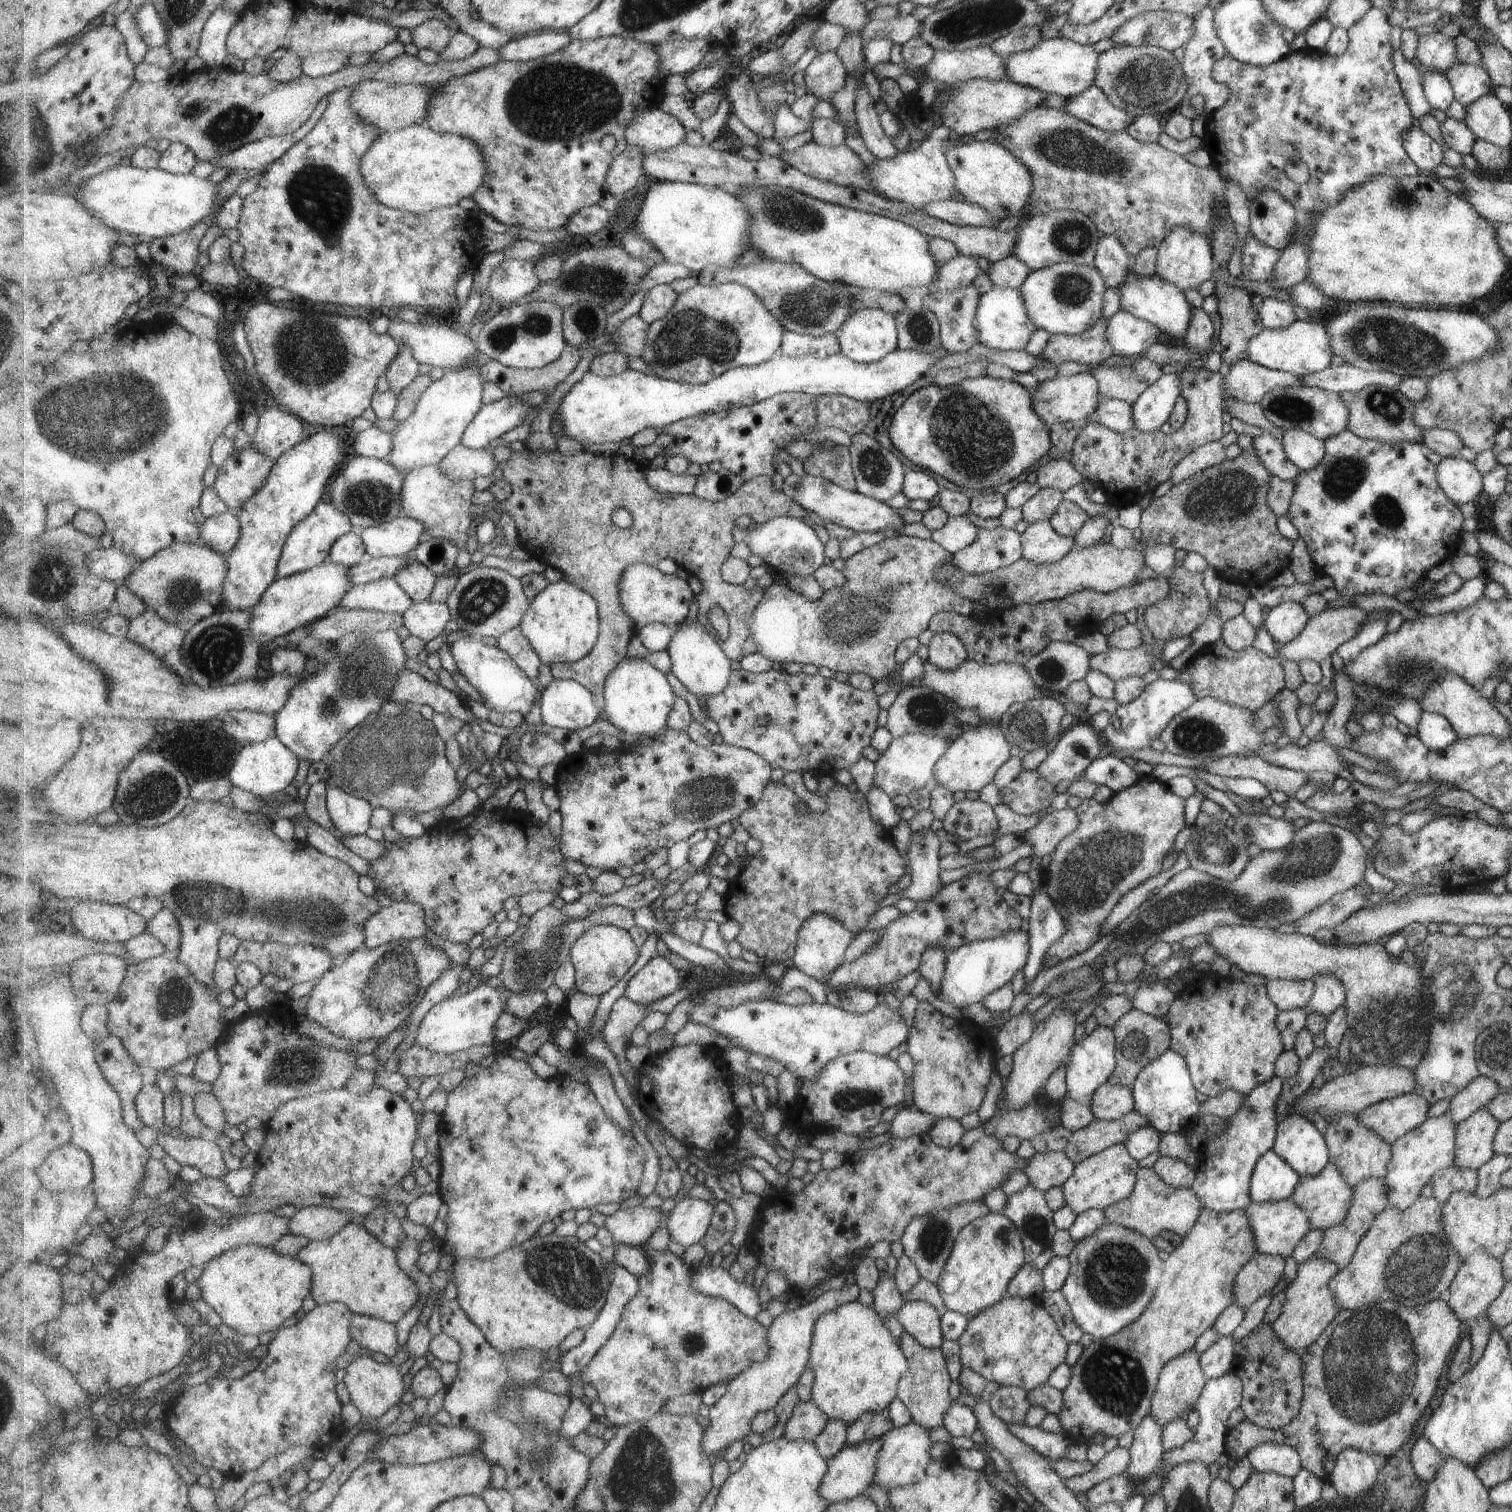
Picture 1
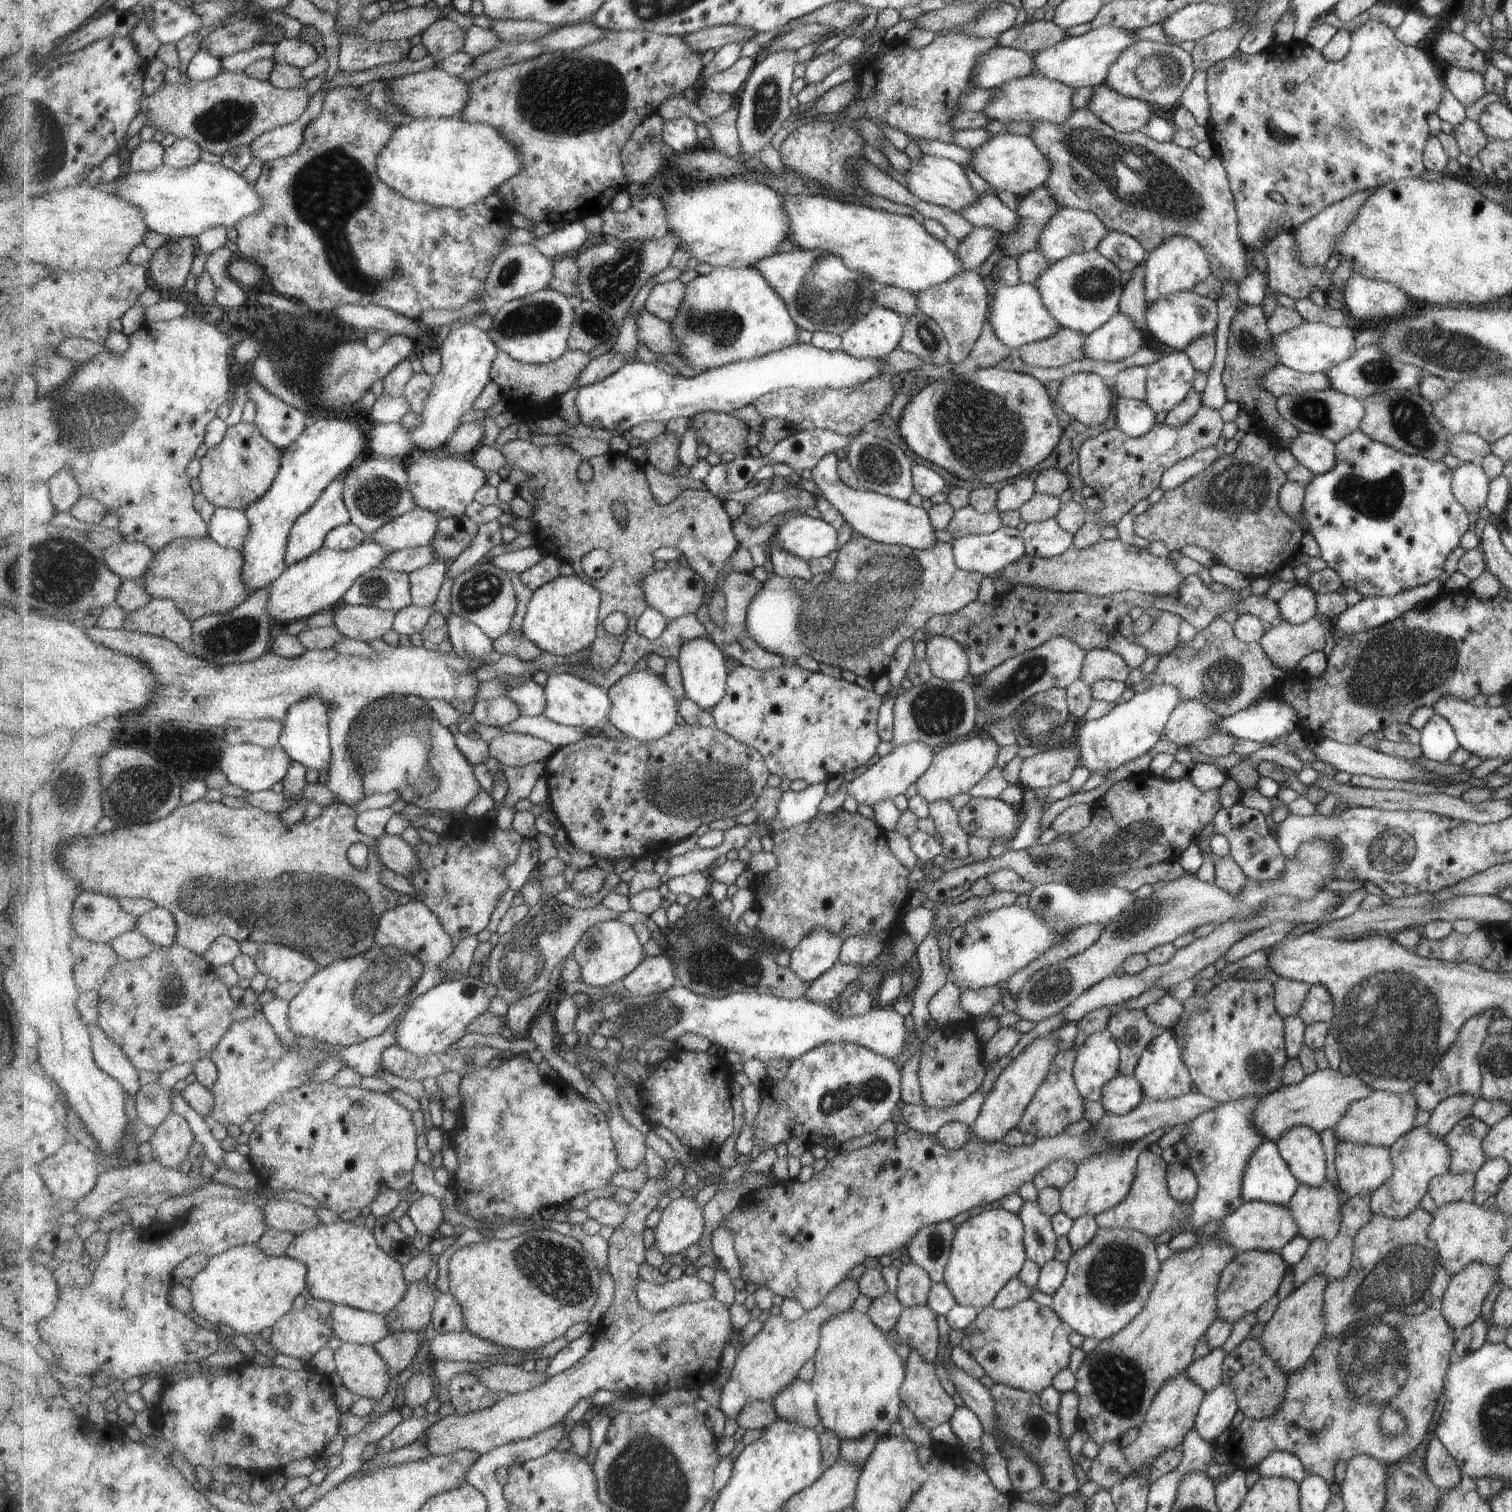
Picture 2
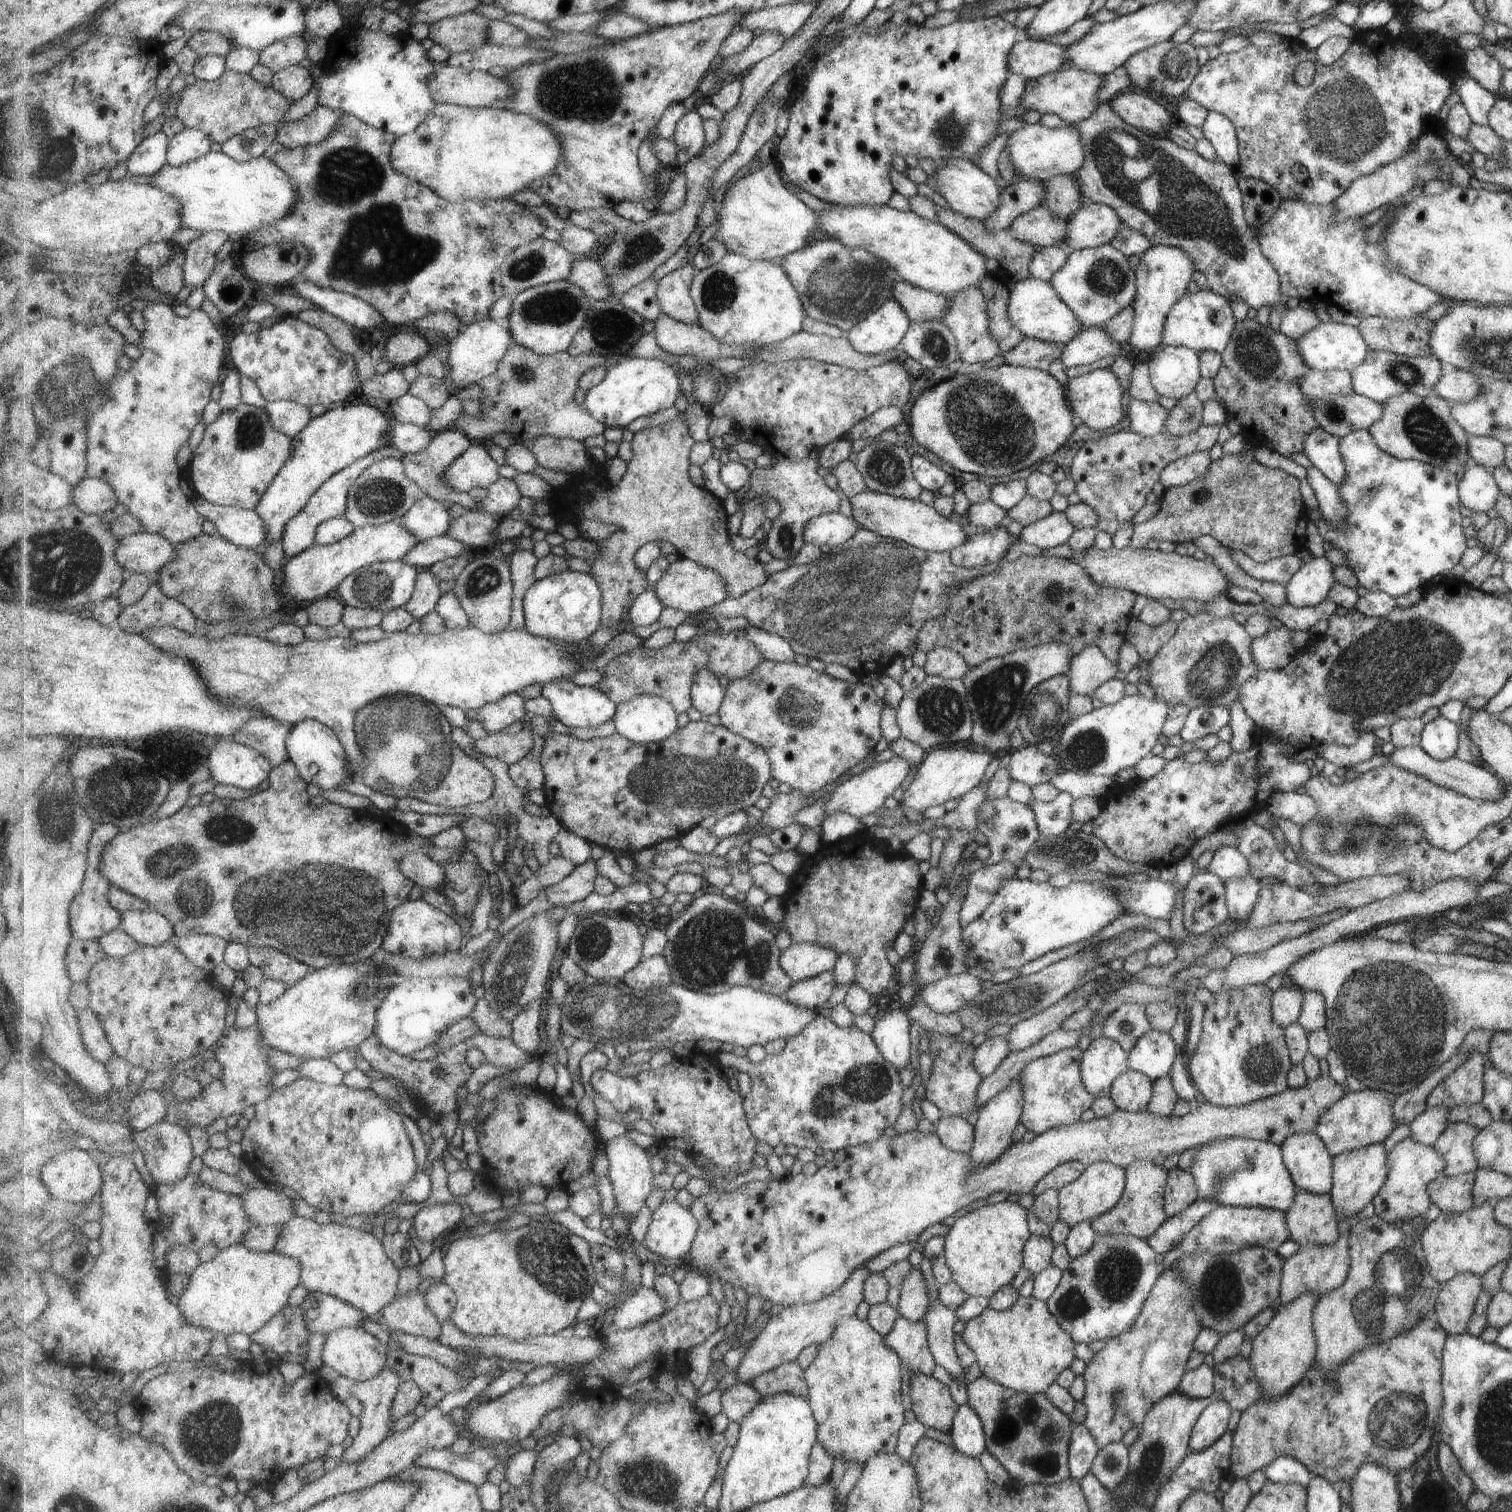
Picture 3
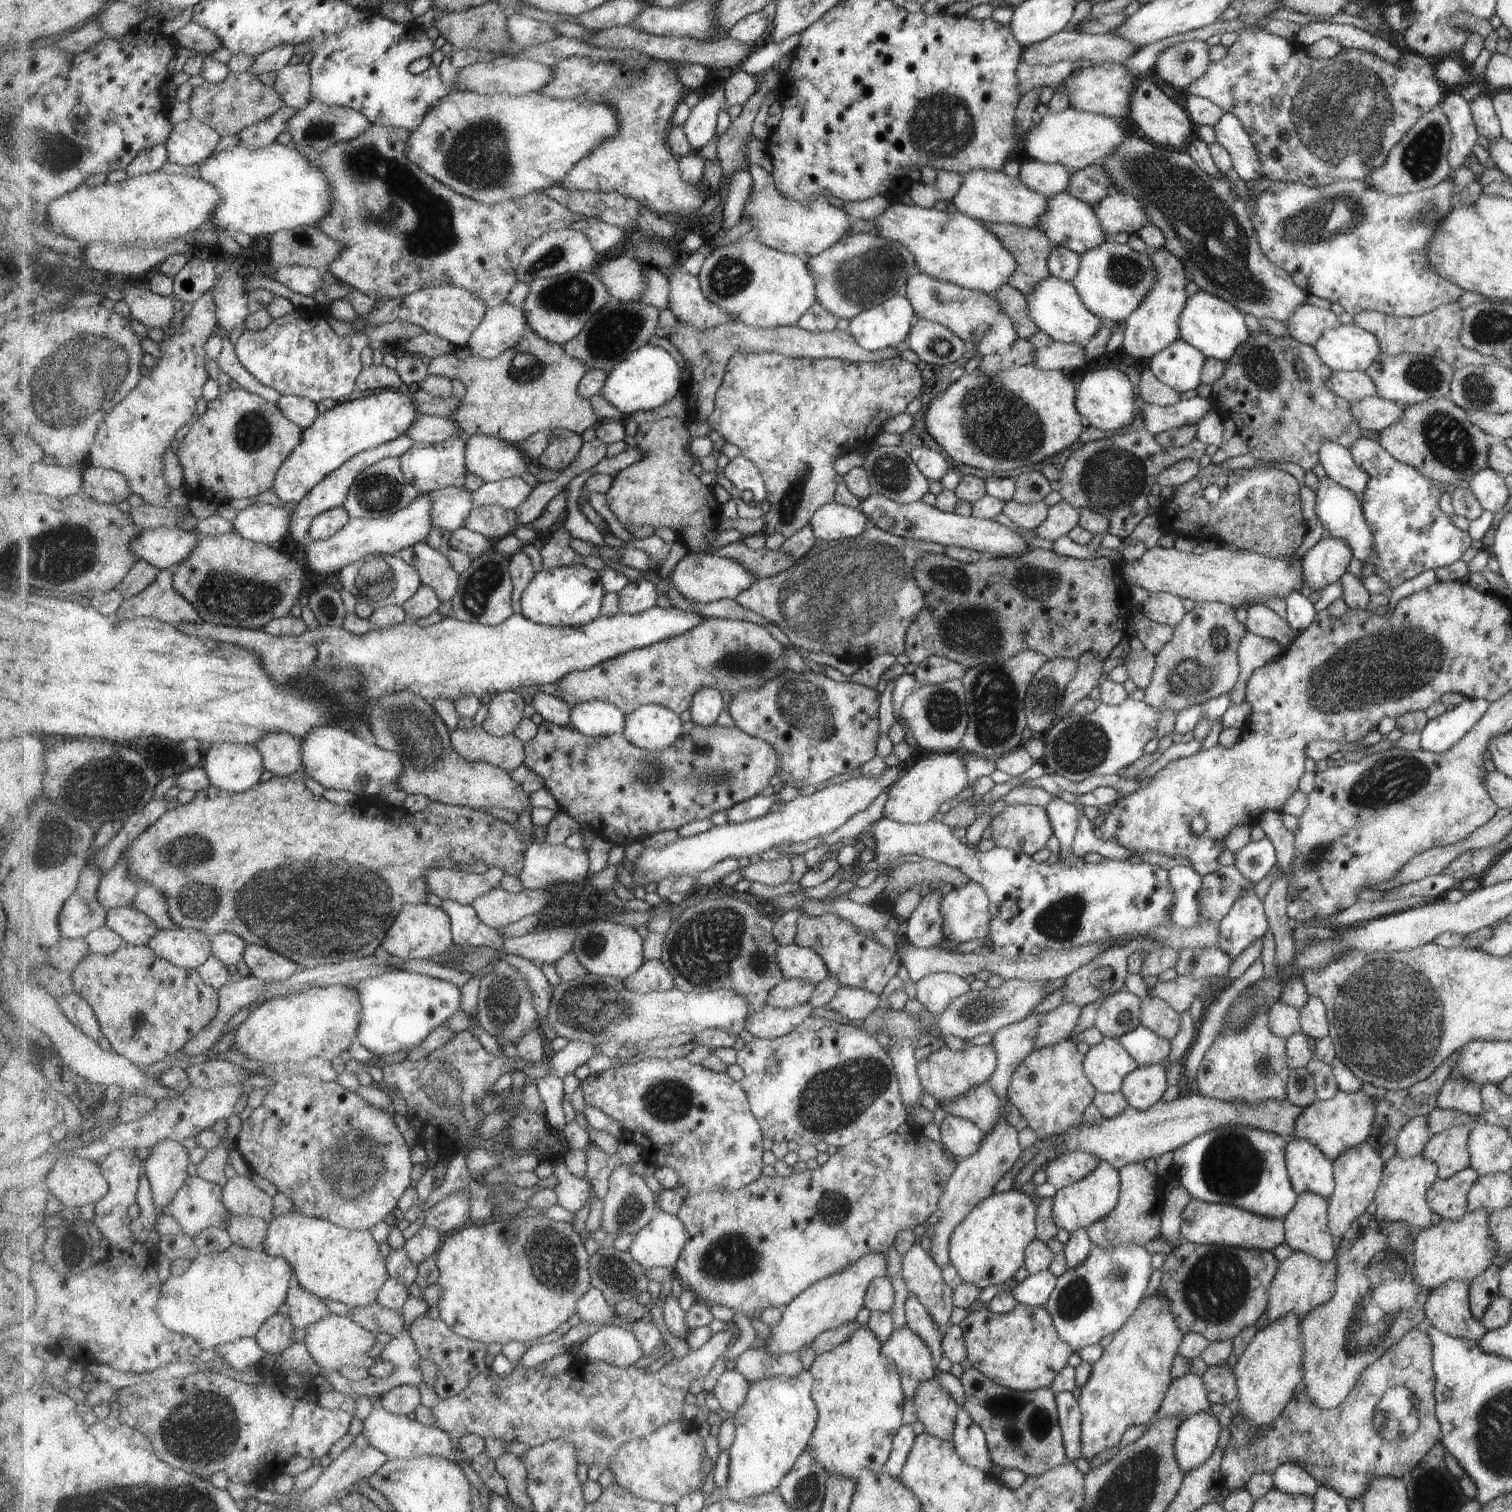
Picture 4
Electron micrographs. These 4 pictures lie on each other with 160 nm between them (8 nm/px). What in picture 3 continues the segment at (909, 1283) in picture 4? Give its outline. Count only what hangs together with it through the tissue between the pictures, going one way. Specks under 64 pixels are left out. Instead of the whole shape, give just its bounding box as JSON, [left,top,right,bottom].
[922,1298,963,1380]

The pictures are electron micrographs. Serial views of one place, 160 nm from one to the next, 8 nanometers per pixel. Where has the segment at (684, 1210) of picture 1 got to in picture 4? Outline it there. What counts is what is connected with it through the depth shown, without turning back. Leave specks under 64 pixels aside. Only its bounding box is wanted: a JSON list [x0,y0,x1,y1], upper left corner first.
[629,1211,690,1270]

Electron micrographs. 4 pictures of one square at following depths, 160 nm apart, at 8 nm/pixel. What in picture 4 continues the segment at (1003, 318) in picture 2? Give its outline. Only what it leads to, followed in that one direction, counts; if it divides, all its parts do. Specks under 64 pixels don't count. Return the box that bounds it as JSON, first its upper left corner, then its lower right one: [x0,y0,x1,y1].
[1026,277,1107,346]

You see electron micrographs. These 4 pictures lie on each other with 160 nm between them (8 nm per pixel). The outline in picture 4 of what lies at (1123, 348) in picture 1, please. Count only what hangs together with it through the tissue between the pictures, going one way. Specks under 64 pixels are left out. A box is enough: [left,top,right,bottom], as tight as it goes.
[1031,341,1086,371]

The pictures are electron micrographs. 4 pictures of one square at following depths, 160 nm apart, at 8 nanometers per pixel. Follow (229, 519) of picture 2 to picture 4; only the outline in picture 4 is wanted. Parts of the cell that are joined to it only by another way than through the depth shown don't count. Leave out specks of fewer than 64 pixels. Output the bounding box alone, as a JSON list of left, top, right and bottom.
[232,502,295,545]

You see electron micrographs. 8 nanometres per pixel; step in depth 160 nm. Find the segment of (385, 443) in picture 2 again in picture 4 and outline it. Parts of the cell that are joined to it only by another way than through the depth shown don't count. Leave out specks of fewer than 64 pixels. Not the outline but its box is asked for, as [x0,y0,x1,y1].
[408,415,465,444]

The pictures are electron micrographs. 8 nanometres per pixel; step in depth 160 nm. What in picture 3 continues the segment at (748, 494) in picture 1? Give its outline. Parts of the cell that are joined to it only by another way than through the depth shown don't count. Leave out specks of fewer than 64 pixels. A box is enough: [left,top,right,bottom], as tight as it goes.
[532,416,771,628]

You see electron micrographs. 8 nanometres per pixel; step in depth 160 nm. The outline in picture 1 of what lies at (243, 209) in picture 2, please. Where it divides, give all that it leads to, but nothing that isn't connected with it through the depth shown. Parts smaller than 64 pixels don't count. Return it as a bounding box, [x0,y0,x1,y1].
[74,165,223,241]

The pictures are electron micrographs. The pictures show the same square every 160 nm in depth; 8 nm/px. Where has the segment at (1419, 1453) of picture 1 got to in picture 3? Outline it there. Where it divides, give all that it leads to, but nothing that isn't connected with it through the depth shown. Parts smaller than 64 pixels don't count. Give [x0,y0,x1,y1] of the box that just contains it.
[1436,1441,1475,1504]

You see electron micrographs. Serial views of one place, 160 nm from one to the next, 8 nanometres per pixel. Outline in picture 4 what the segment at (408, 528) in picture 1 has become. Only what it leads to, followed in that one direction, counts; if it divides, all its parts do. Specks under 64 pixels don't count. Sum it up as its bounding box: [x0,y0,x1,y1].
[431,486,473,533]

